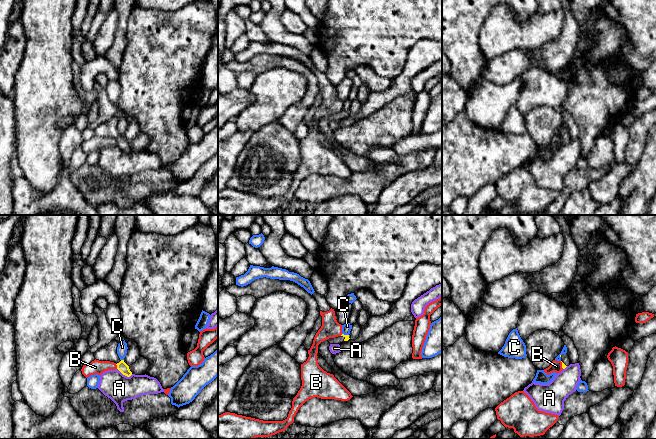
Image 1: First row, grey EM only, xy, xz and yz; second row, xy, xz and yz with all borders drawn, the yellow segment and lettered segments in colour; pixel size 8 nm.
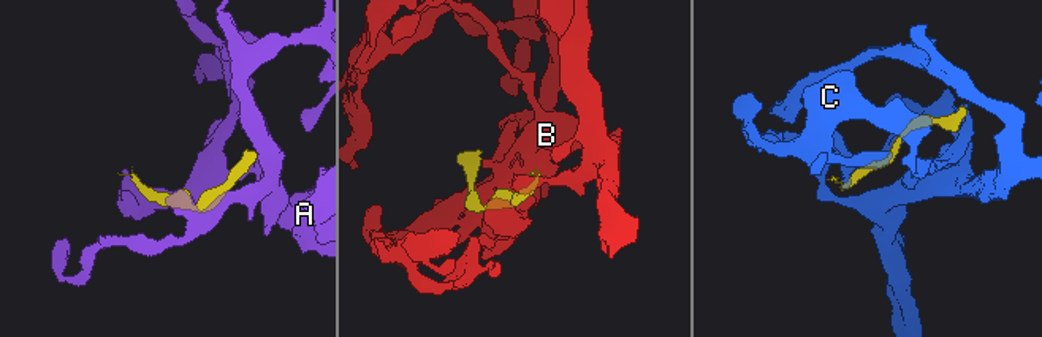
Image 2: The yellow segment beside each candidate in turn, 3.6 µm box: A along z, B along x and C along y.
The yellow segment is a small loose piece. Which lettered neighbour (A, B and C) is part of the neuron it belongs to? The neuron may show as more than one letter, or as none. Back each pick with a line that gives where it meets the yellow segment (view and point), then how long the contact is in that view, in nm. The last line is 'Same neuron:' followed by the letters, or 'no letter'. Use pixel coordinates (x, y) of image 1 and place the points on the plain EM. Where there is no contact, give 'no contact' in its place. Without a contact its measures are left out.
Same neuron: no letter

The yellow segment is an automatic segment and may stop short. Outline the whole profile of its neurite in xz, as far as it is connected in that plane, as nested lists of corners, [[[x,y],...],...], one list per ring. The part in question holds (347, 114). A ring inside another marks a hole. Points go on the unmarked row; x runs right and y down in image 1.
[[[342,110],[335,114],[329,114],[318,121],[319,130],[331,142],[334,153],[351,169],[352,172],[361,172],[377,167],[378,163],[369,160],[367,157],[361,157],[352,154],[343,148],[334,138],[333,131],[329,122],[331,120],[341,120],[343,117],[348,117],[349,111]]]

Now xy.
[[[114,115],[108,121],[98,125],[94,129],[94,133],[99,137],[110,137],[114,138],[117,141],[117,145],[125,152],[130,153],[132,148],[129,145],[129,142],[121,136],[117,130],[118,118]]]

